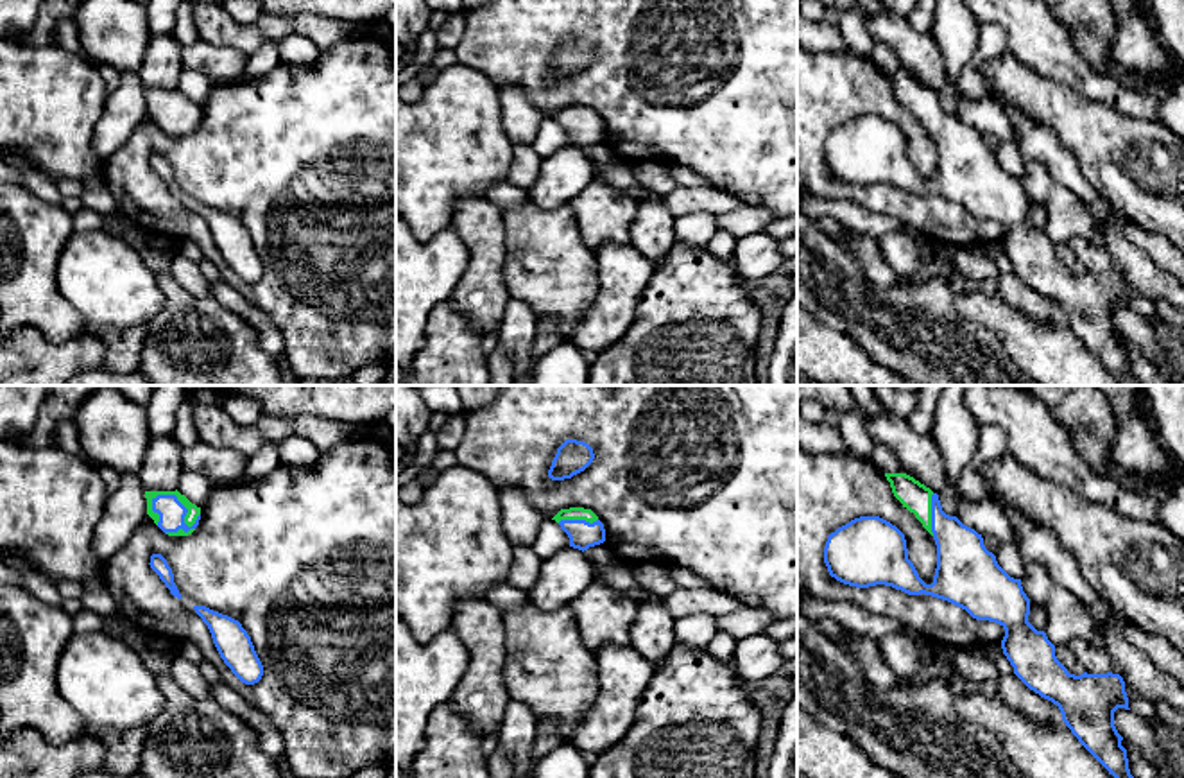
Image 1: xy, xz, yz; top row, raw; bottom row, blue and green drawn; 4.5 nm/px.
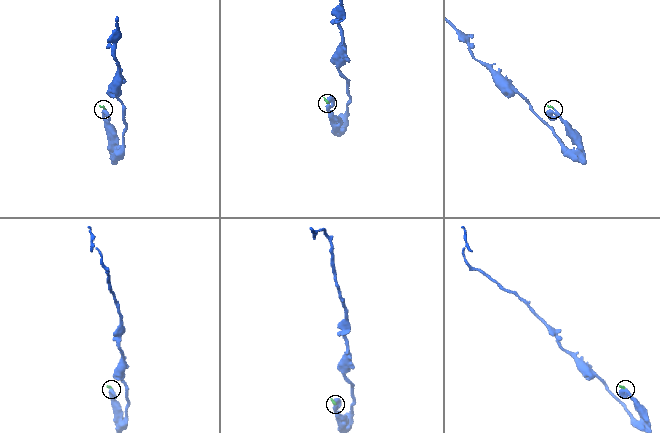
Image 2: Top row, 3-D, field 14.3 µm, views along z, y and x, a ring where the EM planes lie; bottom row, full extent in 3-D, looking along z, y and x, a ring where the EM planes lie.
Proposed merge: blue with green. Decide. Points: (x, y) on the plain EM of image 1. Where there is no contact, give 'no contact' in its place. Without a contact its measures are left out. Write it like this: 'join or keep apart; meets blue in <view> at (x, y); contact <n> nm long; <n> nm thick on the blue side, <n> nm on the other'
join; meets blue in xy at (180, 101); contact 240 nm long; 120 nm thick on the blue side, 60 nm on the other

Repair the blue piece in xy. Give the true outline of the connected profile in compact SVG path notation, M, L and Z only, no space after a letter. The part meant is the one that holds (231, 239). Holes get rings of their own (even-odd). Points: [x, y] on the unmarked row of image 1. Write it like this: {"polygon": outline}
{"polygon": "M193 204L193 208L208 224L217 249L231 271L245 283L258 281L263 264L242 222L206 204Z"}

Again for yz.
{"polygon": "M885 72L894 95L906 106L922 125L933 134L937 143L937 167L933 181L926 183L914 161L908 158L905 133L879 115L860 115L838 125L828 134L824 161L837 179L869 186L876 183L892 185L908 194L931 194L965 208L976 219L996 220L1005 228L1001 247L1014 272L1035 292L1059 305L1062 319L1078 341L1116 376L1121 385L1143 385L1128 367L1123 335L1114 324L1114 310L1128 307L1125 280L1120 272L1069 272L1057 258L1055 244L1044 229L1037 229L1030 220L1030 197L1023 190L1021 177L1010 176L996 160L996 154L983 143L982 133L964 124L957 115L942 109L939 93L906 72Z"}

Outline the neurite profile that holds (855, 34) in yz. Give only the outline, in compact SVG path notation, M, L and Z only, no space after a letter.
M854 9L840 13L837 27L840 29L851 54L862 59L872 57L874 39Z

